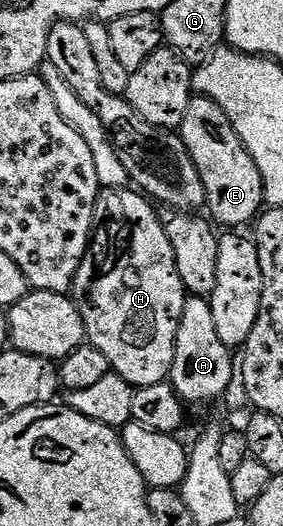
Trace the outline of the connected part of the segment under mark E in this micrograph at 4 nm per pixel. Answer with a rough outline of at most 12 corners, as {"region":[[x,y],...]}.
{"region":[[191,98],[180,134],[209,218],[253,224],[260,169],[224,109]]}

